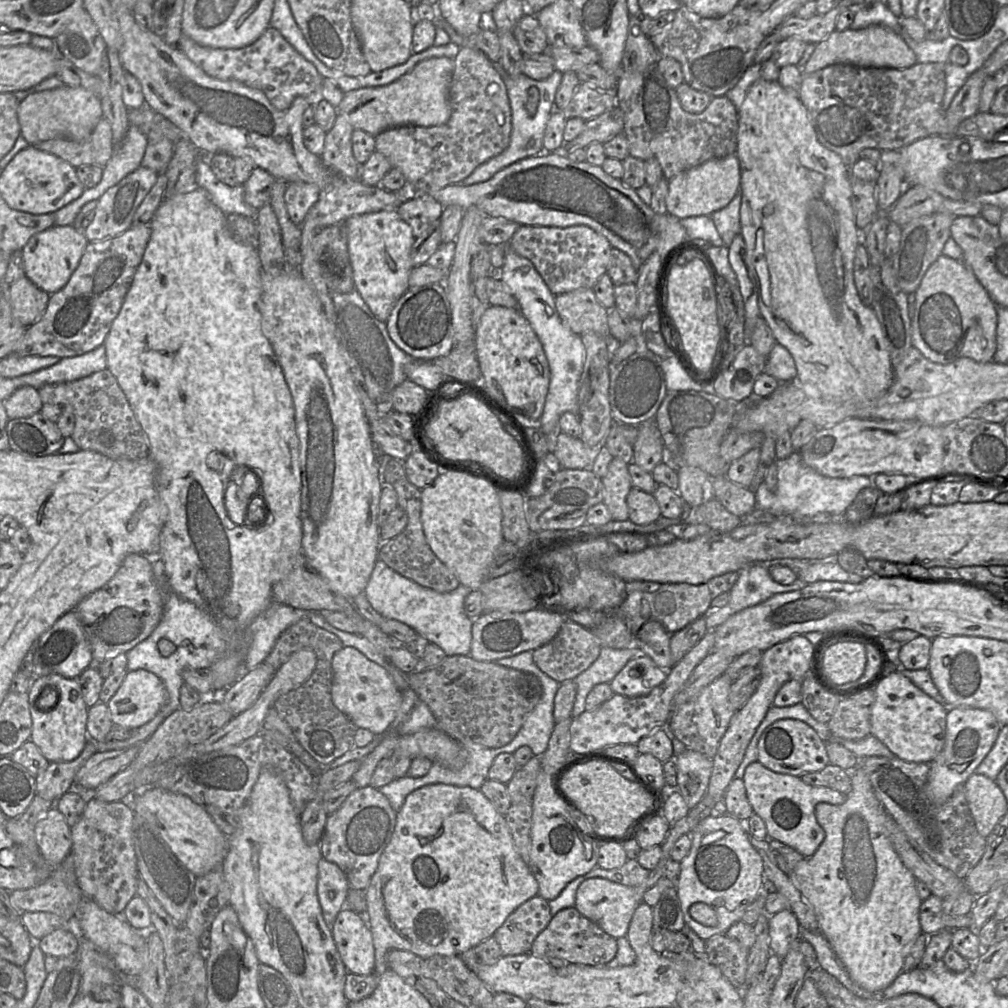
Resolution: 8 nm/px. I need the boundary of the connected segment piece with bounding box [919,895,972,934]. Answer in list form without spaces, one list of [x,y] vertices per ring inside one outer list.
[[[935,895],[921,903],[919,921],[922,933],[933,934],[944,929],[972,927],[971,913],[960,916],[947,915],[943,912],[942,904],[943,899]]]

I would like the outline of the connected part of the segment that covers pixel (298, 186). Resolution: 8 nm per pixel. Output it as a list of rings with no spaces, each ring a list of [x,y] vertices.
[[[288,183],[284,195],[286,210],[290,220],[296,226],[302,225],[307,213],[318,202],[322,193],[321,189],[315,184]]]

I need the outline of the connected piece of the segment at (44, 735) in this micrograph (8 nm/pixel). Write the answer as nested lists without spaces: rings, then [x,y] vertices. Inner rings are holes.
[[[59,674],[33,678],[28,690],[28,702],[32,719],[30,740],[38,747],[49,762],[66,762],[77,758],[89,739],[87,734],[87,711],[78,679],[71,679]],[[46,687],[55,689],[58,696],[56,705],[47,711],[37,707],[41,692]]]

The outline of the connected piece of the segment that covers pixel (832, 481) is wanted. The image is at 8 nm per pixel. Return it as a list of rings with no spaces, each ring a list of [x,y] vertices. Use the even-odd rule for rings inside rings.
[[[793,452],[785,459],[776,459],[777,484],[775,491],[769,491],[764,482],[755,490],[756,508],[768,511],[775,516],[806,515],[830,513],[842,516],[863,489],[873,486],[873,477],[852,476],[849,478],[832,478],[819,474],[807,466],[799,452]]]

